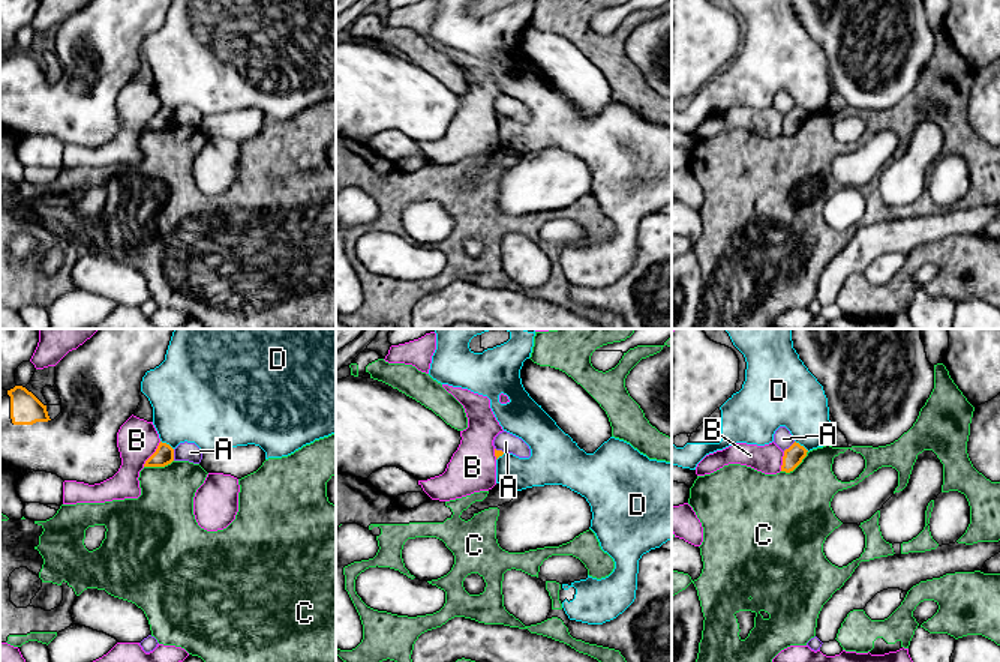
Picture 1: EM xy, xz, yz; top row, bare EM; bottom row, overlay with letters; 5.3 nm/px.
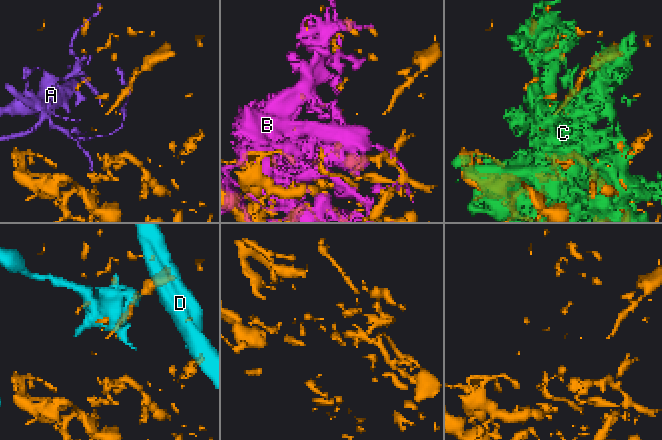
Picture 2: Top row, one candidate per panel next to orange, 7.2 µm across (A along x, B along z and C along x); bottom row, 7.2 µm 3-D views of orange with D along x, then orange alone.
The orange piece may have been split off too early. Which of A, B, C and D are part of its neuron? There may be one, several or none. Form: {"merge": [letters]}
{"merge": []}

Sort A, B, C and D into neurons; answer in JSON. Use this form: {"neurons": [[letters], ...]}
{"neurons": [["A"], ["B"], ["C"], ["D"]]}

